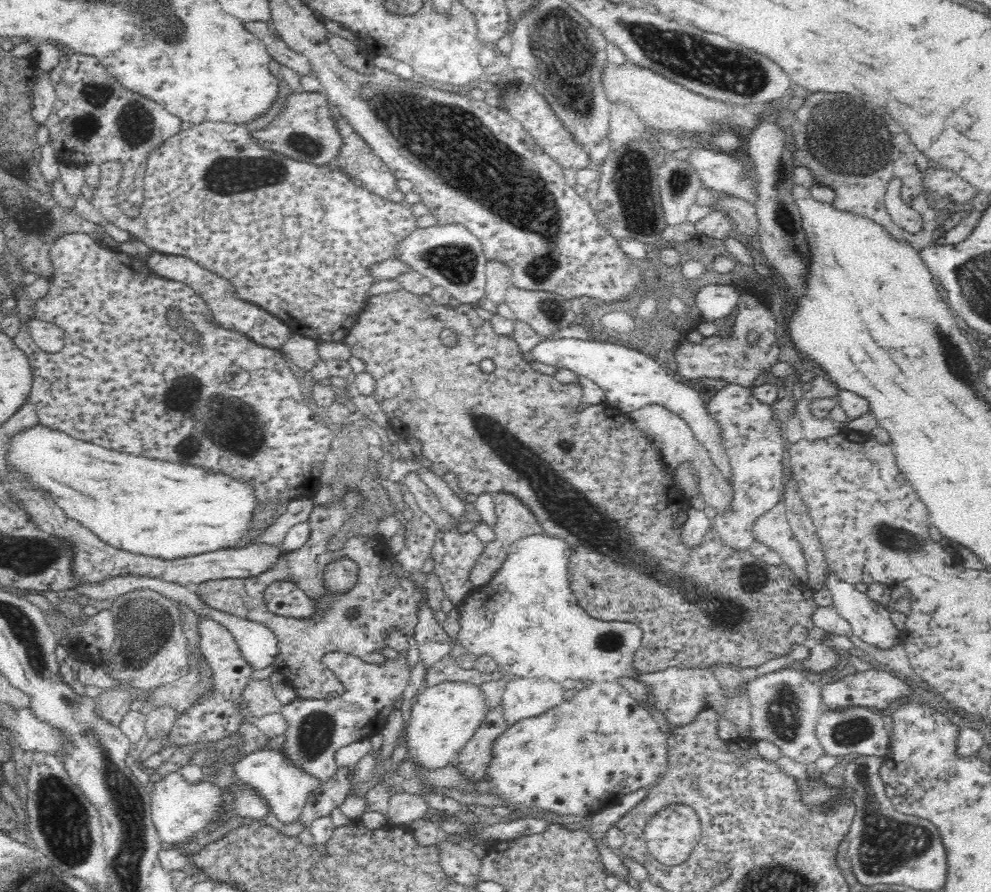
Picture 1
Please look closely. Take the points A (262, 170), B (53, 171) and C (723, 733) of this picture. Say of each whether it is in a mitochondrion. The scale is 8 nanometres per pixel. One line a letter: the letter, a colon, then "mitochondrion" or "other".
A: mitochondrion
B: other
C: other

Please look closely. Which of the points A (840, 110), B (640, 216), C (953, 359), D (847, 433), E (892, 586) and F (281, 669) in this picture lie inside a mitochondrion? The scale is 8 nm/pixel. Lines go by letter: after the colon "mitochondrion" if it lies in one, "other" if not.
A: mitochondrion
B: mitochondrion
C: mitochondrion
D: other
E: other
F: other

